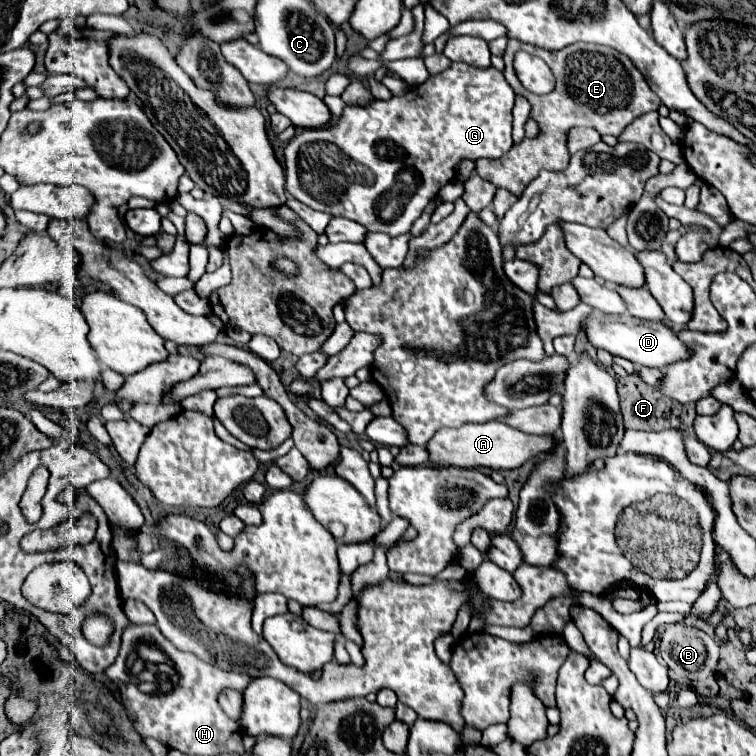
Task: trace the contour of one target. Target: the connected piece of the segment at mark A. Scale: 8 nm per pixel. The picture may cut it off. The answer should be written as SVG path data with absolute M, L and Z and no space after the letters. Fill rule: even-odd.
M499 422L463 424L461 428L443 428L427 442L427 450L433 464L457 466L457 468L491 468L491 470L513 470L525 460L551 450L553 440L547 436L523 434L515 428L507 428Z

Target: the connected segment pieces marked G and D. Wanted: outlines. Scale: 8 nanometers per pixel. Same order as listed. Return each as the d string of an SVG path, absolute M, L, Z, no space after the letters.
M455 62L421 86L411 88L405 96L393 96L389 102L373 100L367 106L347 106L337 124L305 130L287 142L287 192L313 210L355 220L369 232L385 232L389 236L407 234L429 200L453 178L453 170L461 160L501 158L513 146L513 100L515 92L497 68L475 68Z
M595 310L591 314L591 318L587 318L583 330L595 348L603 348L603 350L611 352L613 356L627 358L637 366L667 368L669 364L689 360L693 354L691 348L685 342L681 342L677 332L673 332L667 324L657 322L657 320L641 320L627 312L609 316L609 314L601 314L599 310Z

